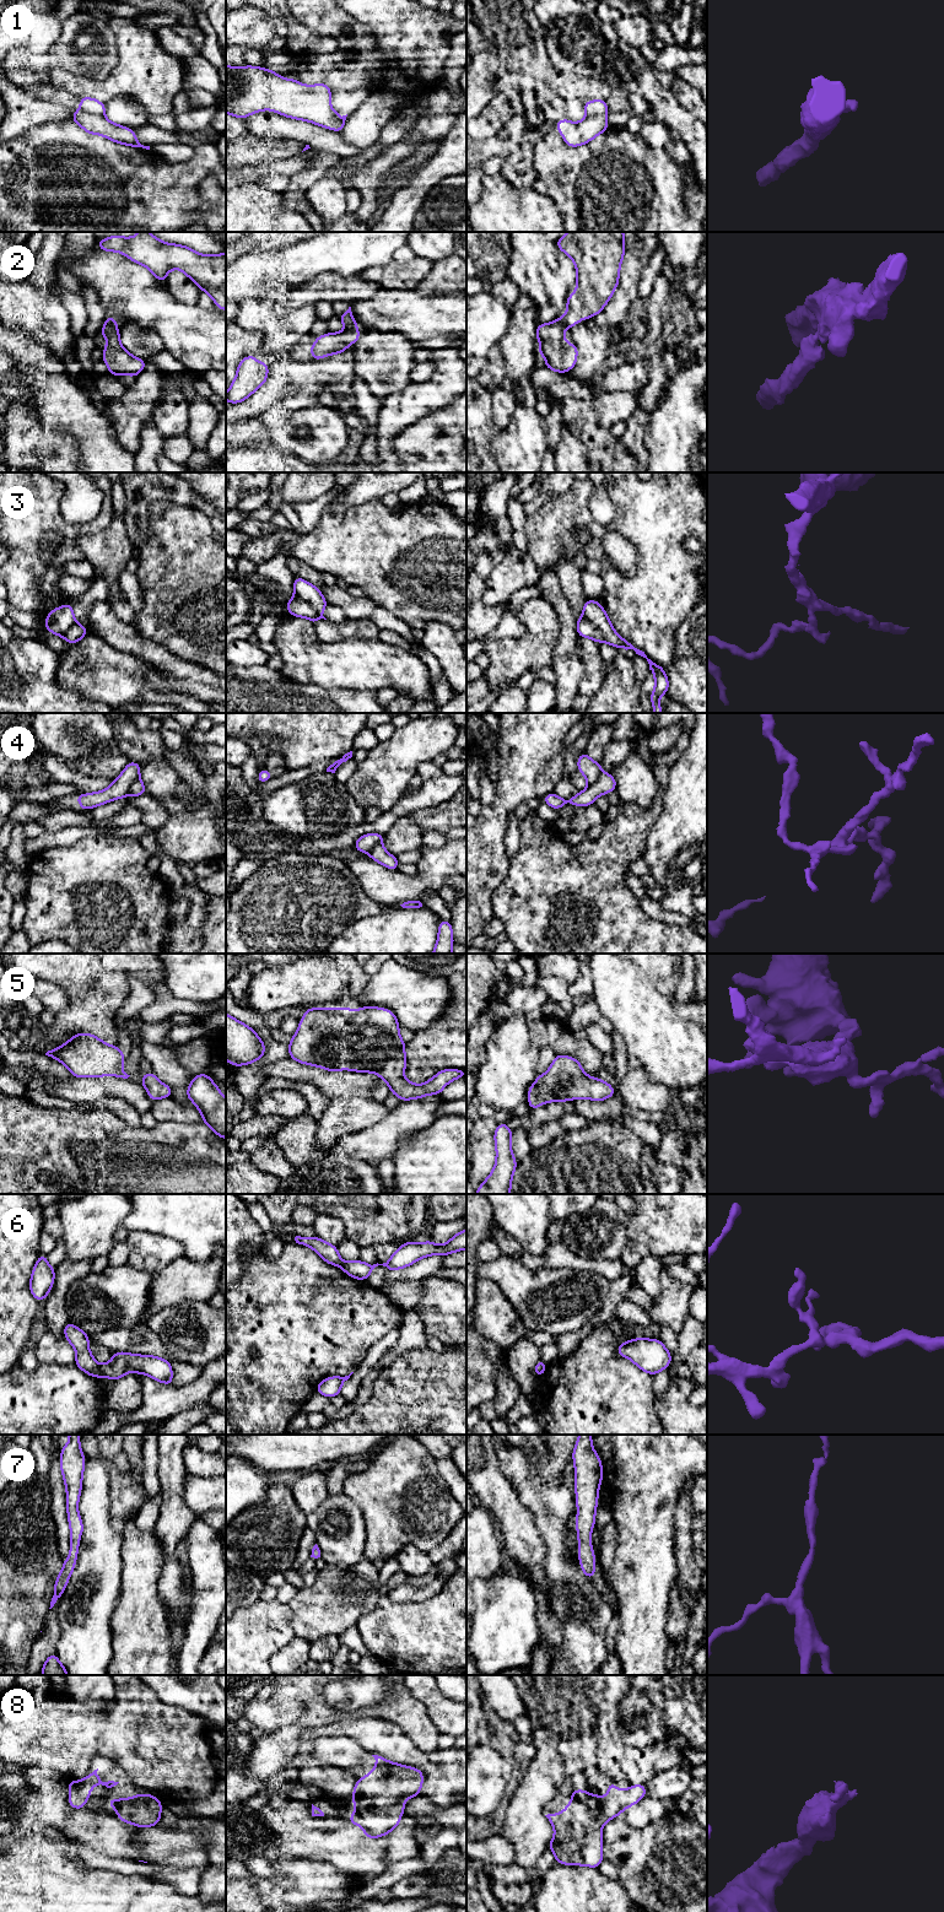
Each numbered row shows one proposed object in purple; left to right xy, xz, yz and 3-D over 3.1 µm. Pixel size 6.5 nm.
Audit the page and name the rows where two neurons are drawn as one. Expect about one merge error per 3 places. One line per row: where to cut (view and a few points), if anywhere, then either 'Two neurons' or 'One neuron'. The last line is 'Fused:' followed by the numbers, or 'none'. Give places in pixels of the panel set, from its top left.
1: Split along xy (80, 109), (103, 115). Two neurons
2: Split along xz (356, 327), (346, 329). Two neurons
3: Split along xz (295, 593), (319, 617). Two neurons
4: Split along xy (139, 778), (133, 783), (128, 793). Two neurons
5: No split. One neuron
6: Split along xy (100, 1366), (102, 1375). Two neurons
7: No split. One neuron
8: No split. One neuron
Fused: 1, 2, 3, 4, 6

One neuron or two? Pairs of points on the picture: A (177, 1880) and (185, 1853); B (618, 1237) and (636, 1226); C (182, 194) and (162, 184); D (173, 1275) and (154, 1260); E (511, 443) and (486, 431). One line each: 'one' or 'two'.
A: two
B: two
C: one
D: two
E: two

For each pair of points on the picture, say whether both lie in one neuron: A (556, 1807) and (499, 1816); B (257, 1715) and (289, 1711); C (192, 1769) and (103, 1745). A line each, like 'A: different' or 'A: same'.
A: different
B: same
C: same

